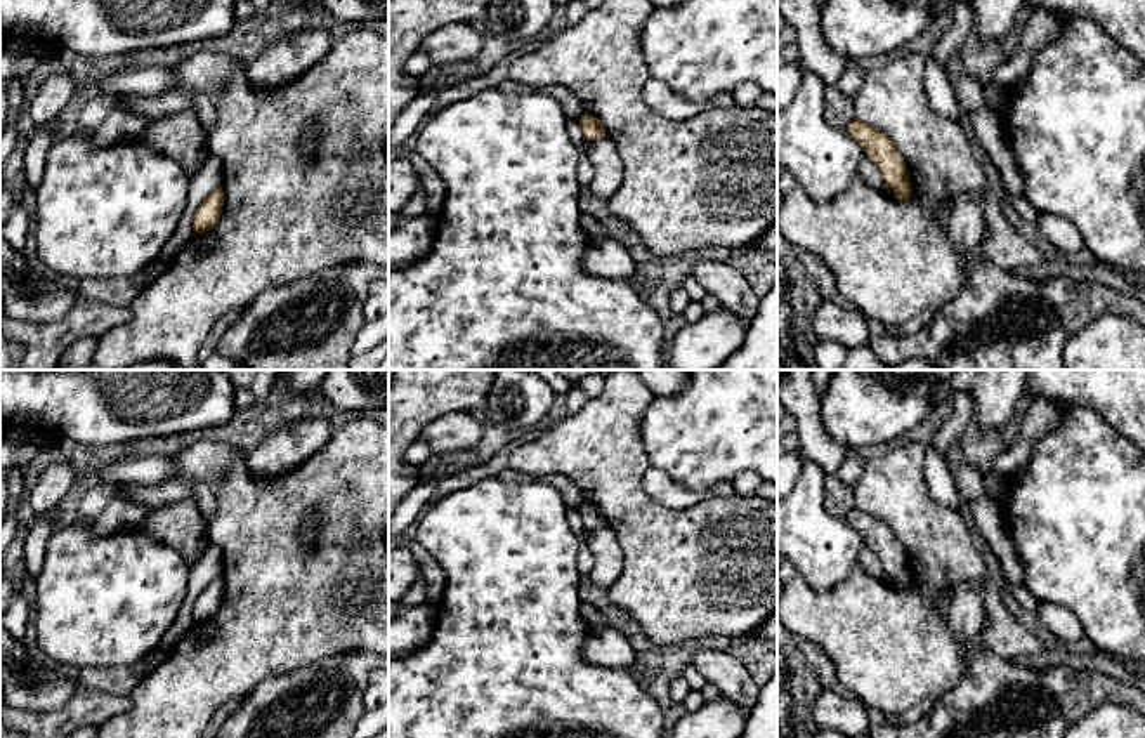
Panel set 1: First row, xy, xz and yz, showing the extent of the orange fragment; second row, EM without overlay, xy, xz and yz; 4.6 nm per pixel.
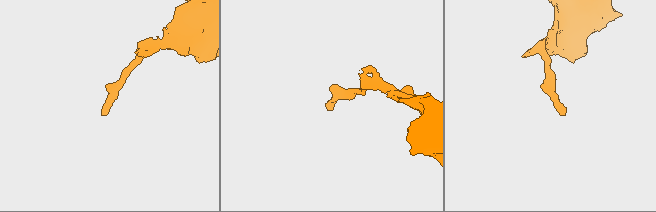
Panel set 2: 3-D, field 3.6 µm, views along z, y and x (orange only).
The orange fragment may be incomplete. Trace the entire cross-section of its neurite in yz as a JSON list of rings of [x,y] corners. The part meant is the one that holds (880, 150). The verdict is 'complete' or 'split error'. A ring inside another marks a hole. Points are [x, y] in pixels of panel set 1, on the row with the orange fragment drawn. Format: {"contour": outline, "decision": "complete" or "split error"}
{"contour": [[[857,118],[845,130],[866,149],[867,158],[880,168],[883,181],[893,189],[893,198],[897,201],[911,200],[913,188],[907,167],[892,139]]], "decision": "complete"}

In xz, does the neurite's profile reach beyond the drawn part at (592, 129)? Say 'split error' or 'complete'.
complete

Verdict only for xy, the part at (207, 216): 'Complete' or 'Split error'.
Complete

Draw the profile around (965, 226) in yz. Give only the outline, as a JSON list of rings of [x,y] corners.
[[[977,191],[961,193],[954,200],[945,231],[958,250],[980,245],[982,238],[987,234],[987,226],[984,205]]]

